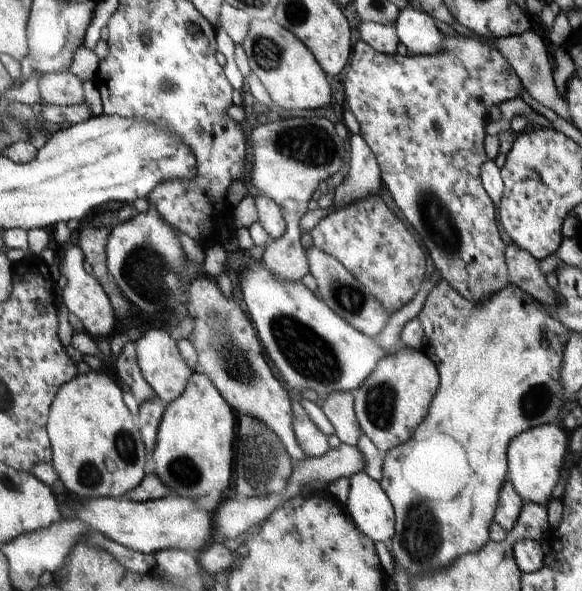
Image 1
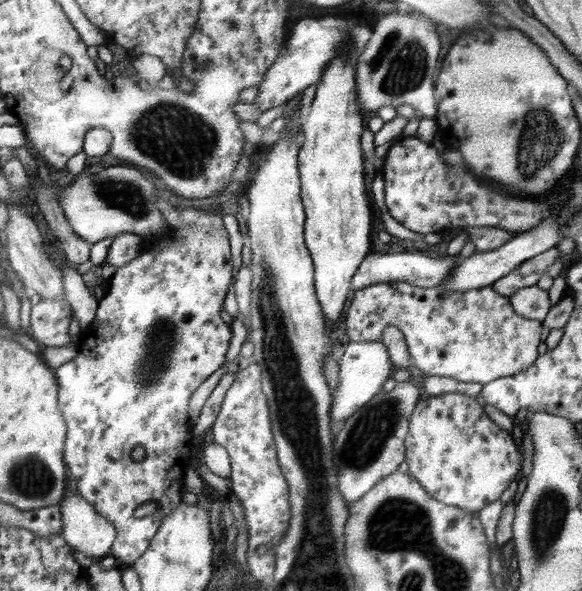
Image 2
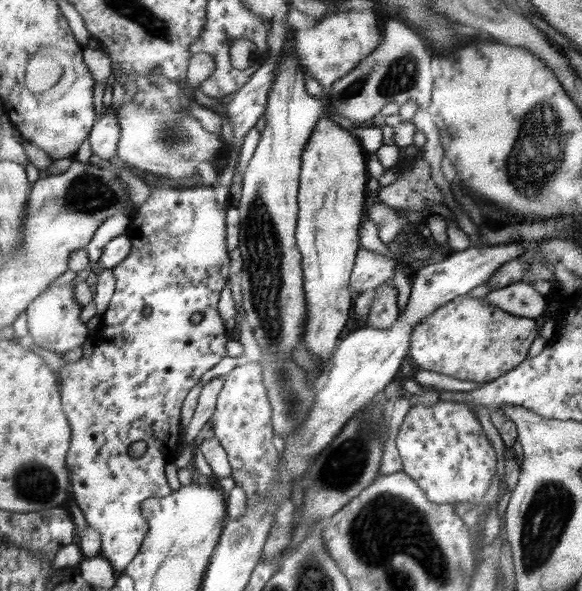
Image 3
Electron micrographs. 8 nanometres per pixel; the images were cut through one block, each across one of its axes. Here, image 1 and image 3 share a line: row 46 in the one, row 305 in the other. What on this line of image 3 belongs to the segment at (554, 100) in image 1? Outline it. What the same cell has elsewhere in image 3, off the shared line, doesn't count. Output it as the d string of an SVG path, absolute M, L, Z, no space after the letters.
M525 280L492 289L484 299L508 314L536 320L541 315L546 315L551 304L547 297Z

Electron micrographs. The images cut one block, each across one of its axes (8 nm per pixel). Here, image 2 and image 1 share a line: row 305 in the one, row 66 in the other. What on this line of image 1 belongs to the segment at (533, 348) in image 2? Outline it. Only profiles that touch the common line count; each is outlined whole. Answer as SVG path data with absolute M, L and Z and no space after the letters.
M460 34L457 36L444 36L444 48L438 54L424 56L416 54L400 55L400 53L396 53L394 56L382 54L381 52L376 52L366 42L358 40L353 43L350 64L348 64L348 72L344 76L344 82L349 109L354 113L356 120L358 120L359 135L364 138L364 142L368 144L368 148L374 153L384 185L388 188L402 214L406 216L414 230L422 238L422 242L424 242L424 246L426 246L426 250L430 253L436 270L440 272L443 280L447 280L448 284L458 294L461 294L472 304L486 302L494 292L506 288L510 280L505 260L505 244L500 239L500 230L498 230L498 224L496 224L496 206L492 204L492 200L486 194L480 180L480 167L488 160L484 146L486 135L484 128L489 123L486 108L488 106L496 106L504 102L504 100L510 100L511 98L522 98L521 93L524 90L524 86L522 86L518 74L514 72L514 68L510 66L510 62L500 54L500 50L490 46L490 42L486 39L462 36Z

